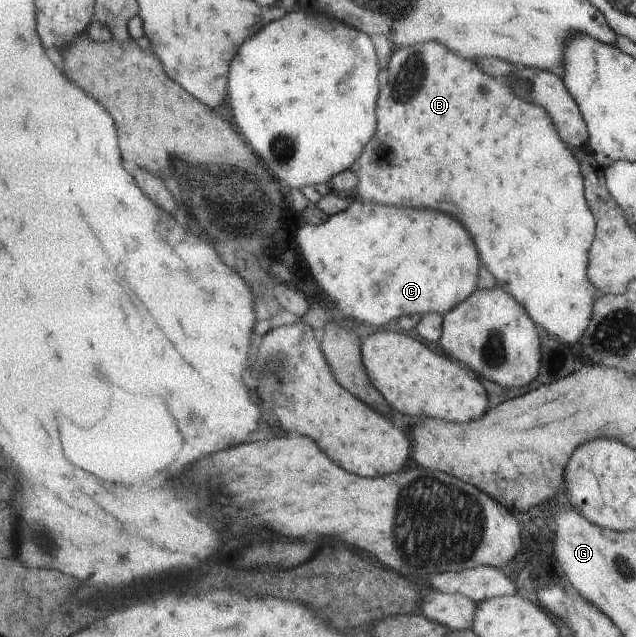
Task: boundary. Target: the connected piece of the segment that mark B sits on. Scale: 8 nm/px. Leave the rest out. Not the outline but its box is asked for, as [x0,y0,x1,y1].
[350,42,600,346]

